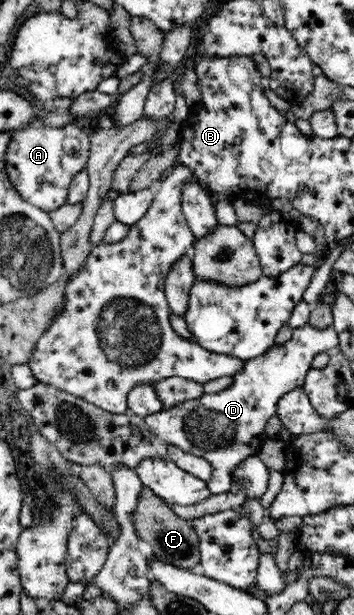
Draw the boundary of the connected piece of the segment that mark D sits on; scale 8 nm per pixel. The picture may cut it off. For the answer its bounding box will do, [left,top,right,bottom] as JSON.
[144,323,335,495]

